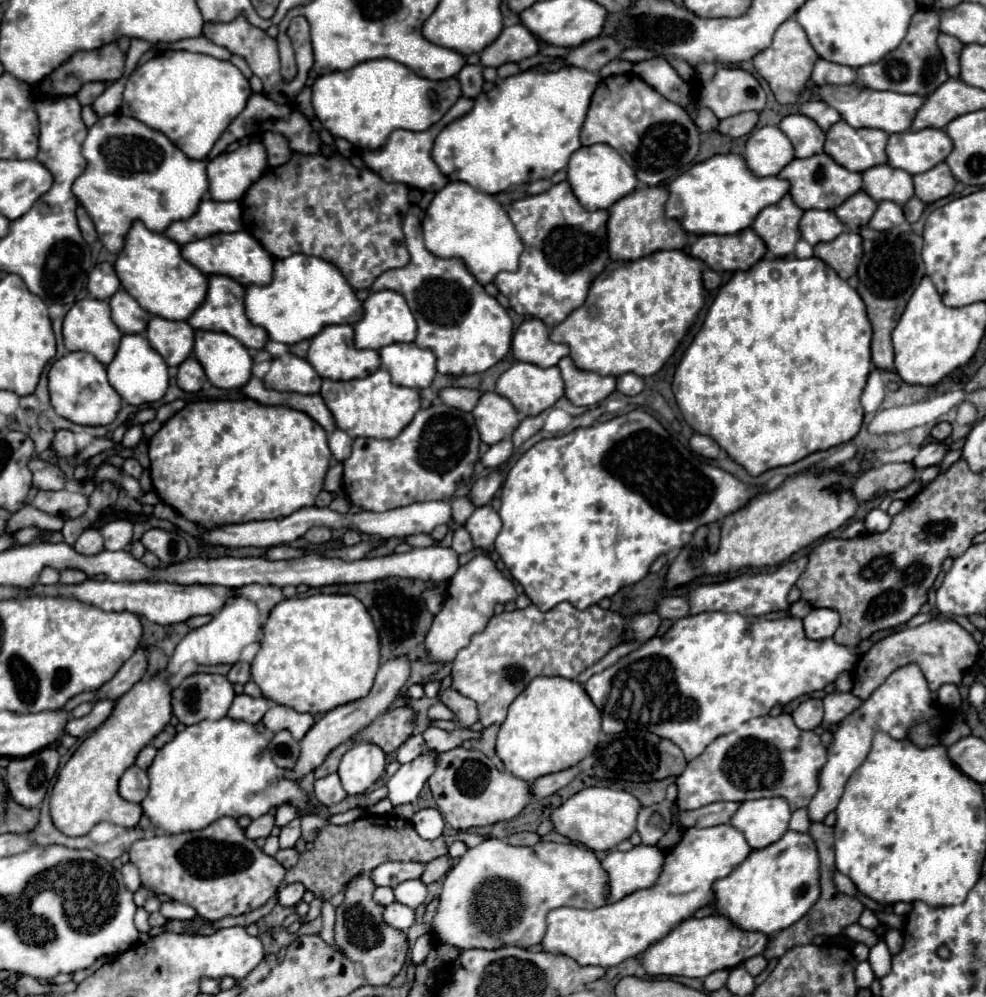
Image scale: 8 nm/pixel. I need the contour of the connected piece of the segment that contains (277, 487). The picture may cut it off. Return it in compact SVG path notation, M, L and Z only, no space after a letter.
M254 399L188 403L150 439L148 455L152 485L160 501L206 529L288 517L300 507L314 505L332 457L328 435L314 419L302 411L262 405Z

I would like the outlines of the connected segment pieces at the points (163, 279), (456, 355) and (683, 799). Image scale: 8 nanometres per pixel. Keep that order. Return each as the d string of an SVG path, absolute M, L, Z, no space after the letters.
M134 223L132 231L126 235L126 245L118 255L116 273L120 275L122 287L152 315L188 321L190 315L204 303L208 293L208 277L192 267L184 257L176 241L168 239L164 233L154 233L144 227L144 223Z
M410 211L404 219L406 247L410 263L400 269L384 271L372 285L372 291L400 291L418 323L416 345L434 351L436 369L444 375L474 375L496 365L512 345L512 319L506 309L490 297L474 279L462 259L442 259L432 255L422 243L420 217Z
M790 715L778 717L756 717L748 723L740 725L736 731L714 739L706 751L692 759L686 771L676 779L678 785L678 799L676 805L680 811L698 809L716 801L748 801L748 799L762 799L762 797L784 797L792 811L800 807L808 807L816 789L818 789L818 773L826 763L826 747L822 745L820 737L814 731L802 731L792 723Z

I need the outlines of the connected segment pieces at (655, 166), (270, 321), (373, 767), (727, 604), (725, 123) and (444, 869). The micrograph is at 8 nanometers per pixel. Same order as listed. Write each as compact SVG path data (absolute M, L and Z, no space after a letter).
M626 73L602 79L598 83L580 141L582 145L606 143L614 147L636 171L638 181L658 185L660 181L672 181L692 167L690 163L694 161L700 145L700 131L680 105L662 97L638 75Z
M300 253L274 263L274 277L270 285L246 287L244 303L248 319L258 327L264 327L272 341L286 345L312 339L326 325L354 325L364 317L364 307L340 269L324 259Z
M356 743L340 761L338 775L348 795L366 793L384 775L384 751L372 743Z
M804 556L798 561L790 561L790 563L780 565L772 573L740 575L736 579L728 579L722 583L702 585L688 595L692 615L704 613L704 611L736 611L740 615L766 615L766 613L774 613L774 611L786 611L786 609L790 609L788 591L798 581L798 577L806 569L807 563L808 559Z
M750 111L744 115L734 115L730 119L720 119L718 125L714 127L714 131L722 133L722 135L730 135L730 137L742 137L754 129L756 121L758 121L758 113Z
M444 855L444 857L440 857L440 859L434 859L432 863L426 863L420 881L422 881L424 885L430 885L430 883L438 881L440 877L444 877L444 875L448 873L448 869L452 867L452 863L454 863L454 859L452 859L450 855Z

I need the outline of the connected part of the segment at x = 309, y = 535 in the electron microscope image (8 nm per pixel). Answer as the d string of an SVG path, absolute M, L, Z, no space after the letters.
M312 527L312 529L306 531L304 539L308 543L312 543L312 545L322 545L322 543L330 541L330 529L326 529L326 527Z

